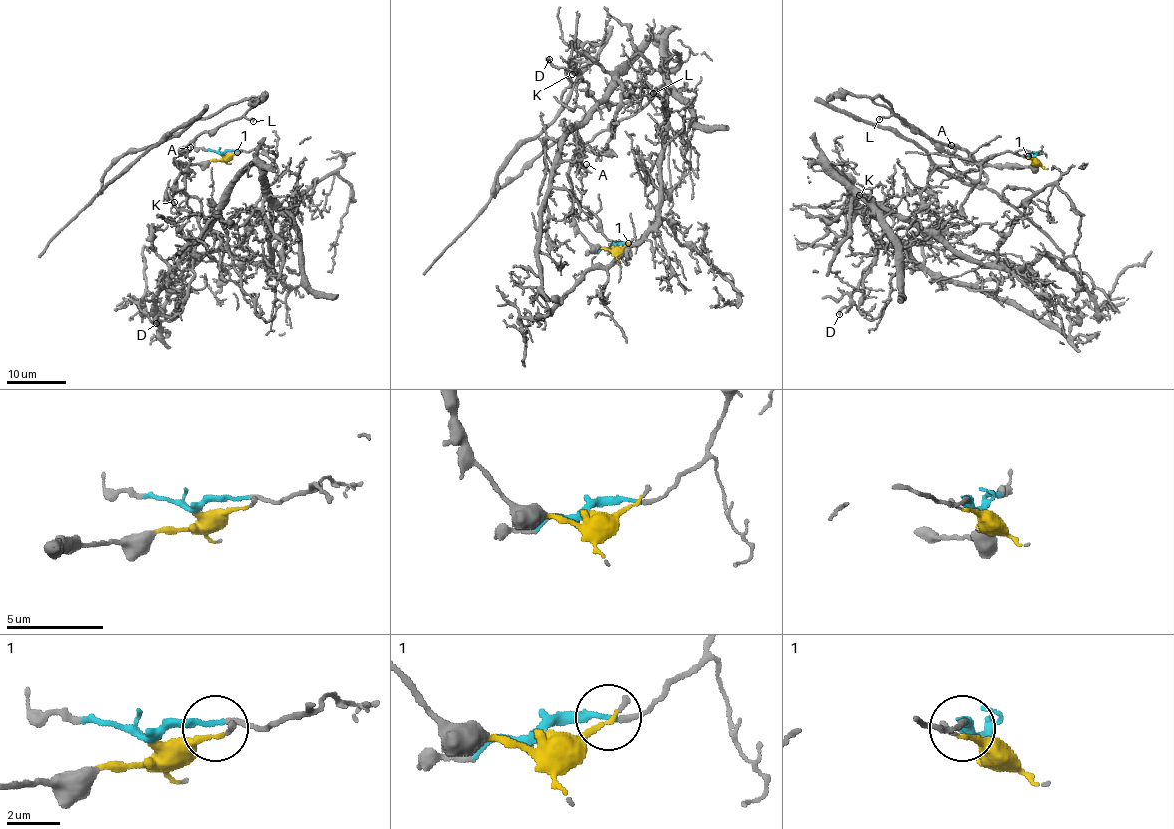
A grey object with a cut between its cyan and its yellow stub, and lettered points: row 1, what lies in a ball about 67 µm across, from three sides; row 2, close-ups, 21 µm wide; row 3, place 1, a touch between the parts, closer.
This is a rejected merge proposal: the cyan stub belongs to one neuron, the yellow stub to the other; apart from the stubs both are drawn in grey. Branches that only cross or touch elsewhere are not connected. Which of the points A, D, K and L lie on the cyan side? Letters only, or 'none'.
D, K

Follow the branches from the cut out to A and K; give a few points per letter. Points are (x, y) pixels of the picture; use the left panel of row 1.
A: (222, 154), (223, 157), (219, 160), (177, 165), (173, 162), (191, 146)
K: (222, 154), (258, 146), (273, 161), (277, 176), (256, 207), (268, 229), (256, 163), (202, 228), (174, 202)

